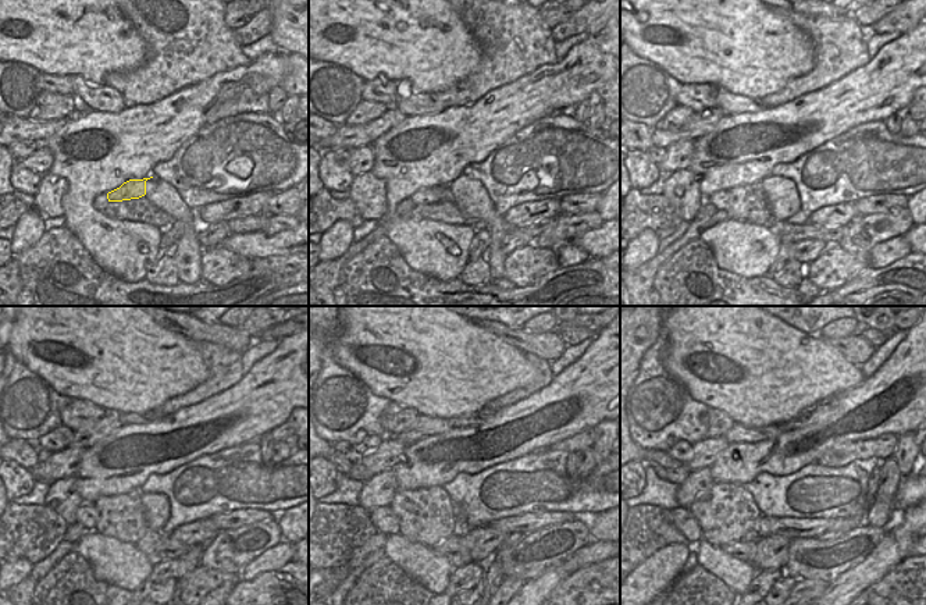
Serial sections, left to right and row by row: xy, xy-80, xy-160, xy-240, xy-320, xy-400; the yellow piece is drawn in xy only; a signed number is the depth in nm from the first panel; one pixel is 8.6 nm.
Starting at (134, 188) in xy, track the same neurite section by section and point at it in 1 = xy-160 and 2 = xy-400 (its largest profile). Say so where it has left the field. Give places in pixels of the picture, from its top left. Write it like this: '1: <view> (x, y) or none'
1: xy-160 (720, 199)
2: xy-400 (683, 519)

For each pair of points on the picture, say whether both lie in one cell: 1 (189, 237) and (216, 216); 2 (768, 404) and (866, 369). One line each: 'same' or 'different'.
1: different
2: different

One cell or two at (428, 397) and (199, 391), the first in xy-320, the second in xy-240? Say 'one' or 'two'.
two

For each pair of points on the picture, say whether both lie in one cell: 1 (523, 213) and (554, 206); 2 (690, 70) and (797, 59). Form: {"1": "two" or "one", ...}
{"1": "one", "2": "one"}

